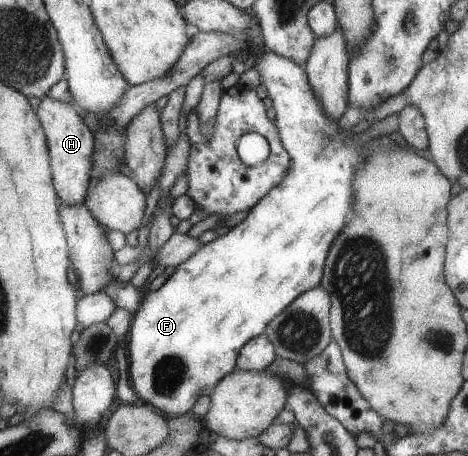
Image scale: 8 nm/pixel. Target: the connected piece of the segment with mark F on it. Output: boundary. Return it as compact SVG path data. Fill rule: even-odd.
M265 51L255 60L255 70L260 74L260 82L265 86L269 98L275 108L275 120L279 129L282 144L292 157L292 167L288 175L281 181L279 186L272 188L263 199L259 200L250 210L247 218L239 225L231 227L231 231L224 236L218 236L213 242L205 243L197 252L190 256L185 262L182 262L166 282L157 290L147 292L143 296L141 306L134 312L129 330L129 374L131 374L131 386L136 392L139 401L143 402L157 410L161 410L169 416L183 416L189 414L201 395L210 396L216 384L224 379L225 376L235 371L237 359L240 350L256 336L263 335L268 328L268 324L276 318L280 312L289 306L299 295L308 291L310 288L317 287L323 282L323 264L327 258L327 252L337 238L337 234L343 230L347 216L351 212L353 204L353 194L351 194L351 182L353 182L353 172L359 168L359 164L365 160L365 154L369 152L372 155L372 144L376 140L363 144L363 148L355 148L351 142L353 134L341 134L337 132L338 123L333 121L327 113L324 112L323 105L320 104L313 92L312 85L308 80L308 73L303 66L298 65L295 61L289 60L288 57L278 55L271 51Z

